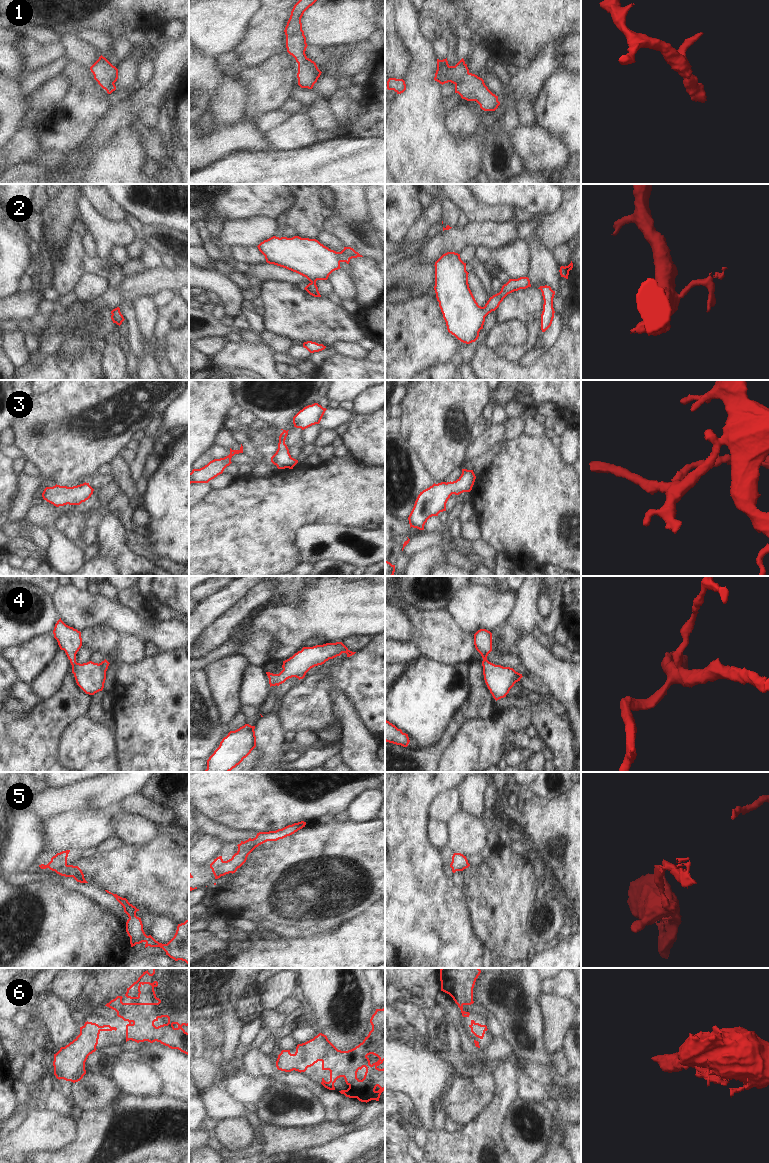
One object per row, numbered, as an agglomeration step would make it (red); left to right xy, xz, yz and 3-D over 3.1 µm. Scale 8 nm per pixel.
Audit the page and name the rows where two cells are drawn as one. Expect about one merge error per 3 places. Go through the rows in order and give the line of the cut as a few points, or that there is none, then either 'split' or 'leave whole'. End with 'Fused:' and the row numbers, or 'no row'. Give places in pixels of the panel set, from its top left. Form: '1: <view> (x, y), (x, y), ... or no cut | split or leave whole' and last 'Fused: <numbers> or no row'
1: no cut | leave whole
2: no cut | leave whole
3: no cut | leave whole
4: no cut | leave whole
5: xy (66, 864), (54, 870) | split
6: no cut | leave whole
Fused: 5

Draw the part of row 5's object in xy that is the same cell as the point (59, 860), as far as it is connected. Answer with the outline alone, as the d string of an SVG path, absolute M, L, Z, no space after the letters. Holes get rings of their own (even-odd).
M70 850L62 851L57 853L51 858L51 861L46 865L52 871L58 870L67 865L67 857Z

